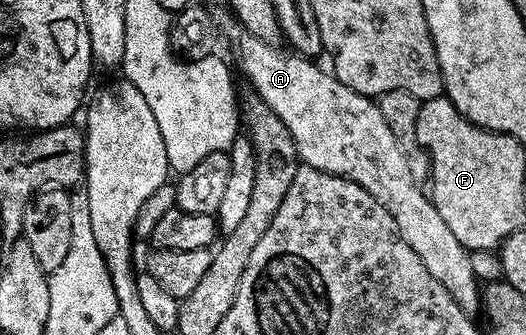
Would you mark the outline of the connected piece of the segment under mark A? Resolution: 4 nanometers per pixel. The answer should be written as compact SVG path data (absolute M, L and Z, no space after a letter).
M248 34L240 35L239 62L243 66L243 72L251 79L251 84L256 95L262 98L267 106L289 126L289 134L299 151L300 161L308 168L325 170L338 176L348 176L357 186L369 190L385 210L397 222L397 230L409 246L413 246L413 254L421 258L425 270L433 274L453 294L453 302L461 306L468 314L475 314L481 308L481 281L473 274L473 266L469 263L469 250L461 242L457 242L453 230L449 230L445 218L437 214L437 206L431 201L430 195L421 189L420 181L413 178L409 170L409 162L397 142L393 138L393 130L381 118L381 110L378 103L370 96L357 94L357 90L349 90L326 67L318 68L314 59L296 54L283 46L276 46L269 42L263 42L261 38Z

